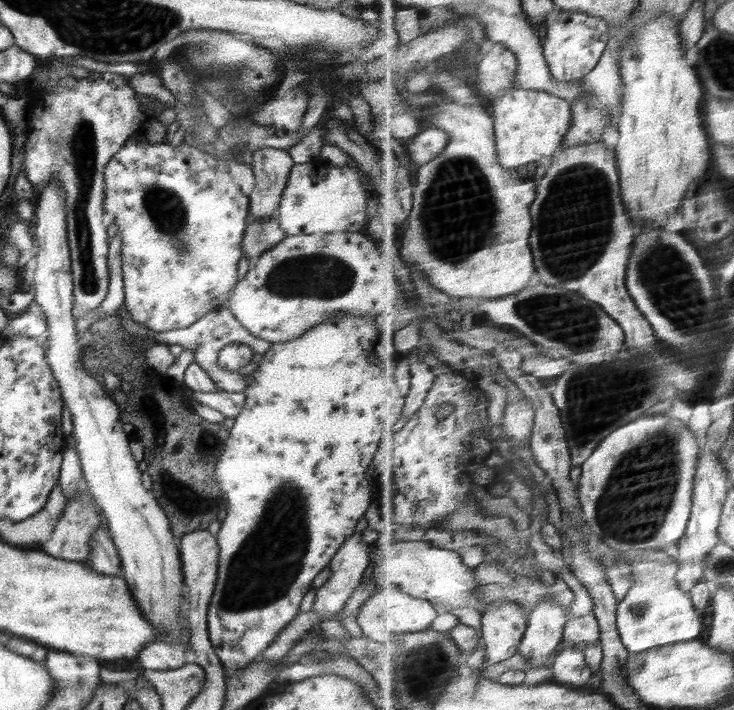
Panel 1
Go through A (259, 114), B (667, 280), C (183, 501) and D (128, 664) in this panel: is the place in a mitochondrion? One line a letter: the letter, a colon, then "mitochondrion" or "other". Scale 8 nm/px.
A: other
B: mitochondrion
C: other
D: other

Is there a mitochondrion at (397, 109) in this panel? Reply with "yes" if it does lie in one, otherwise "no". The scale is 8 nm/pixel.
no

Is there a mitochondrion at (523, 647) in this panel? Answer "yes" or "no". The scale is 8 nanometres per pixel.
no

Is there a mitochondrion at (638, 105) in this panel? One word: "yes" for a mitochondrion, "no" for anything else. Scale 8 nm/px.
no

